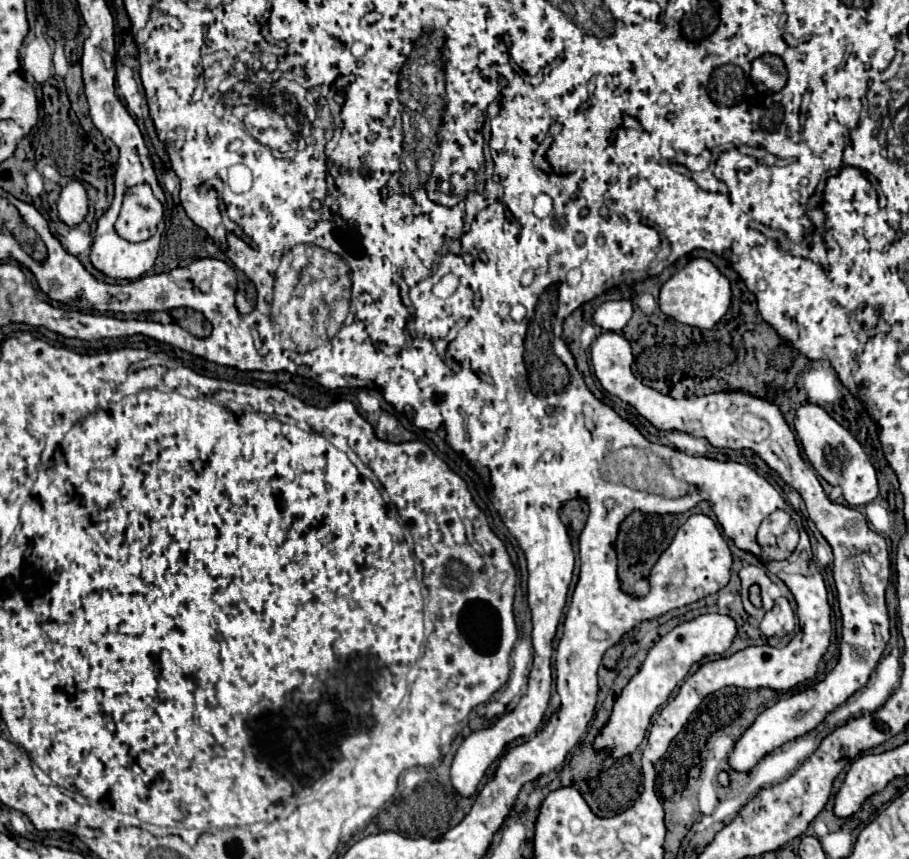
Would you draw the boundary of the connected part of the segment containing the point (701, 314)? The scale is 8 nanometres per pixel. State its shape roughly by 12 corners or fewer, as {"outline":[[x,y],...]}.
{"outline":[[694,258],[662,286],[659,308],[711,329],[730,306],[730,284]]}

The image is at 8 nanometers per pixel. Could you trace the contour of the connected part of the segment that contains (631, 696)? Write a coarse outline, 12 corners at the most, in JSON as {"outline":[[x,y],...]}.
{"outline":[[730,616],[680,624],[618,696],[596,750],[634,752],[654,712],[736,636]]}

